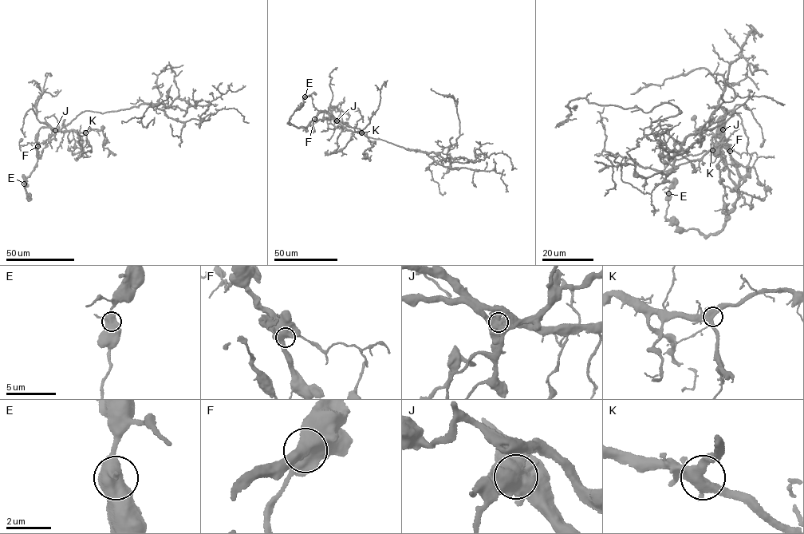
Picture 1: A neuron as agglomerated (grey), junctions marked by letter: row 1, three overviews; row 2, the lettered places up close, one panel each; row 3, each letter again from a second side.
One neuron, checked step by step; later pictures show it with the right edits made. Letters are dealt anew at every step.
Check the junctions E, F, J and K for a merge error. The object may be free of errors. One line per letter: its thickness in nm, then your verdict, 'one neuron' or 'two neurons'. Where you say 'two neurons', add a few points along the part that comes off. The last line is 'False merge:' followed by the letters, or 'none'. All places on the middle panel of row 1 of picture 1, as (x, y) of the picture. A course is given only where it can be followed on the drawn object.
E: 600 nm thick; one neuron
F: 500 nm thick; one neuron
J: 750 nm thick; two neurons; foreign part runs (336, 120), (409, 150), (439, 152), (451, 144), (451, 149), (459, 135), (454, 97), (447, 96), (458, 98)
K: 440 nm thick; one neuron
False merge: J

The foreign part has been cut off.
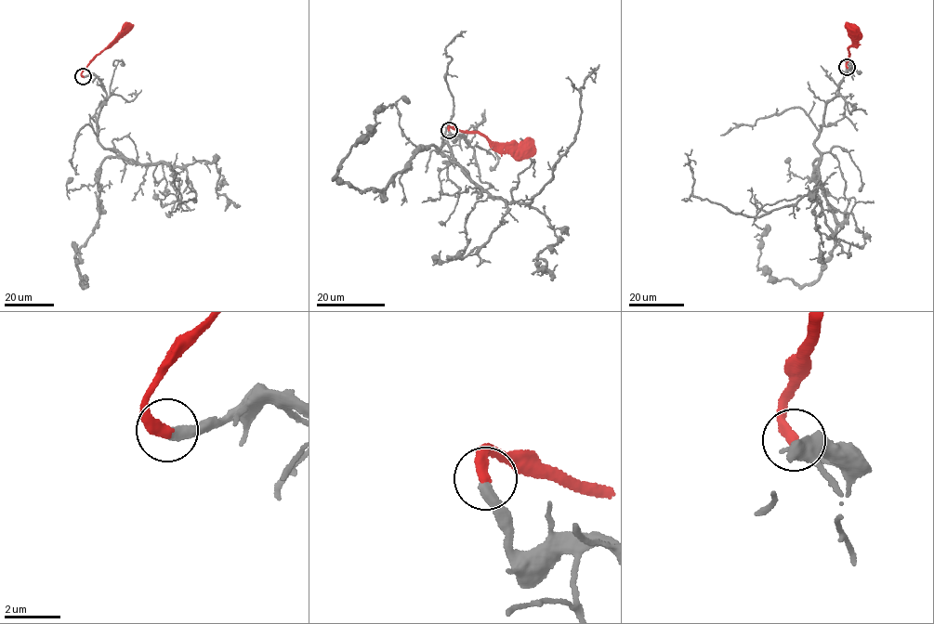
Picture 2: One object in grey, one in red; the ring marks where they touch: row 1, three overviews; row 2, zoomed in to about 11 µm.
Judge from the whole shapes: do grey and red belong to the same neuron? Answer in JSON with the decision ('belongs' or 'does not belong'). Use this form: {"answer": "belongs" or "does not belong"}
{"answer": "belongs"}

